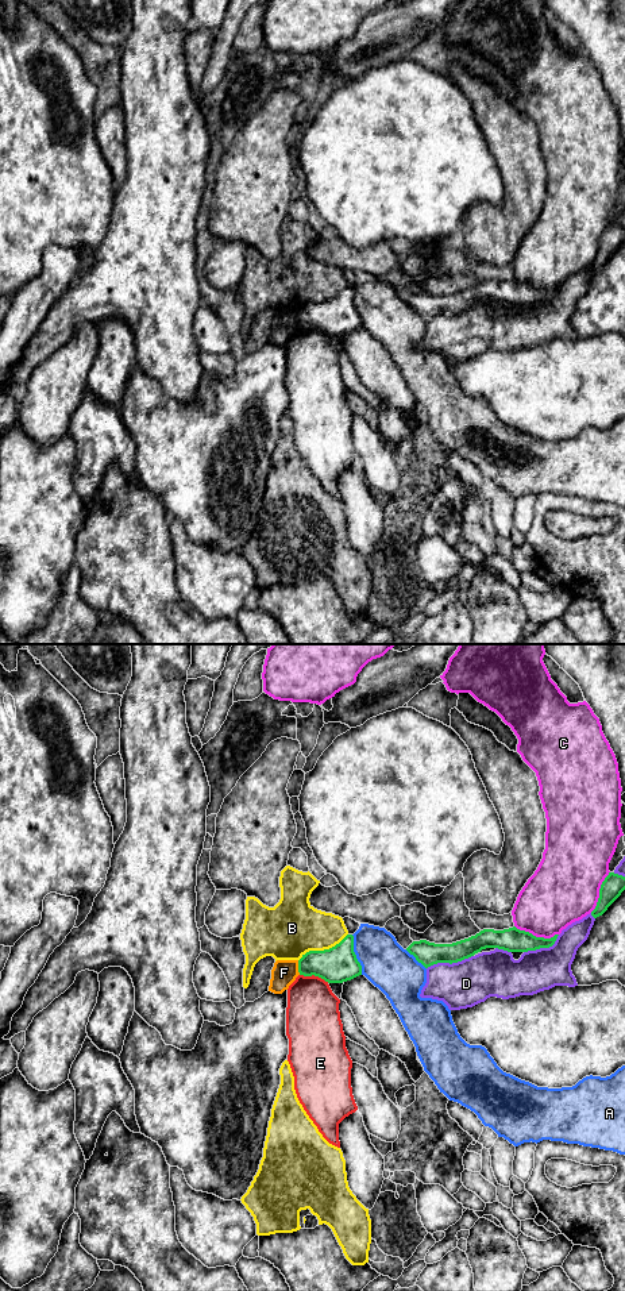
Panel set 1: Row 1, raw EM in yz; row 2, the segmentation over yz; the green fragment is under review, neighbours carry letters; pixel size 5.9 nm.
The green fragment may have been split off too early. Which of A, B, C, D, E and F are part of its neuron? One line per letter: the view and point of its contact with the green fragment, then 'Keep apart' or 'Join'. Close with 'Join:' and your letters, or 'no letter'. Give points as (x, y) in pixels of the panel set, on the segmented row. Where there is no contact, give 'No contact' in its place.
A: Touches green at yz (355, 955). Keep apart
B: Touches green at yz (324, 950). Keep apart
C: Touches green at yz (535, 936). Keep apart
D: Touches green at yz (450, 963). Keep apart
E: Touches green at yz (315, 975). Keep apart
F: Touches green at yz (299, 967). Keep apart
Join: no letter

